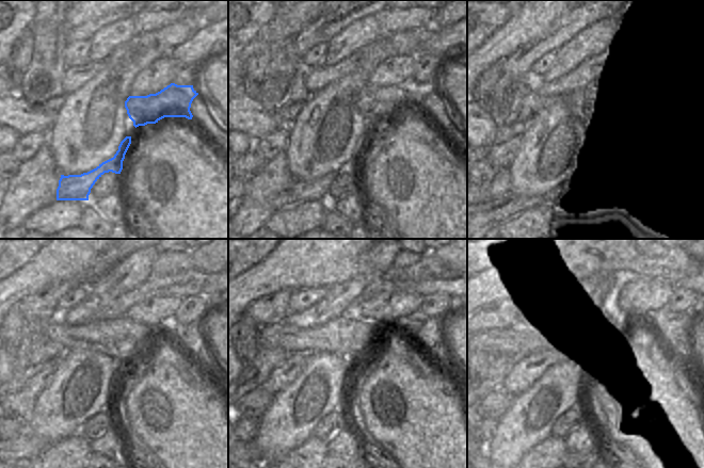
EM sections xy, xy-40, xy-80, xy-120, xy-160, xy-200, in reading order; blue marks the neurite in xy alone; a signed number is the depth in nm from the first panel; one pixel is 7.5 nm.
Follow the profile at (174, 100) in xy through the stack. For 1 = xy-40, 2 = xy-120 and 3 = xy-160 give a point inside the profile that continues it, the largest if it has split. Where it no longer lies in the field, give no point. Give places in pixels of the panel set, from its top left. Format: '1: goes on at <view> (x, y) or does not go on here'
1: goes on at xy-40 (376, 105)
2: goes on at xy-120 (120, 338)
3: goes on at xy-160 (349, 336)

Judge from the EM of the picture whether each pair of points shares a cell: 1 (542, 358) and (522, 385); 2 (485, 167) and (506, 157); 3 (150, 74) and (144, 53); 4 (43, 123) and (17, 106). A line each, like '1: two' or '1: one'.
1: two
2: one
3: two
4: one

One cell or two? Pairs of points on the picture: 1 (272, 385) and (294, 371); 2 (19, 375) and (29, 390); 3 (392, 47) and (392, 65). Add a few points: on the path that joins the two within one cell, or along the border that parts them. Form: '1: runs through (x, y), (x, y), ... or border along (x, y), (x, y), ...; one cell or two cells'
1: border along (284, 362), (288, 366), (287, 377), (289, 383); two cells
2: border along (43, 367), (22, 387), (11, 394); two cells
3: border along (409, 53), (386, 58), (372, 73); two cells

